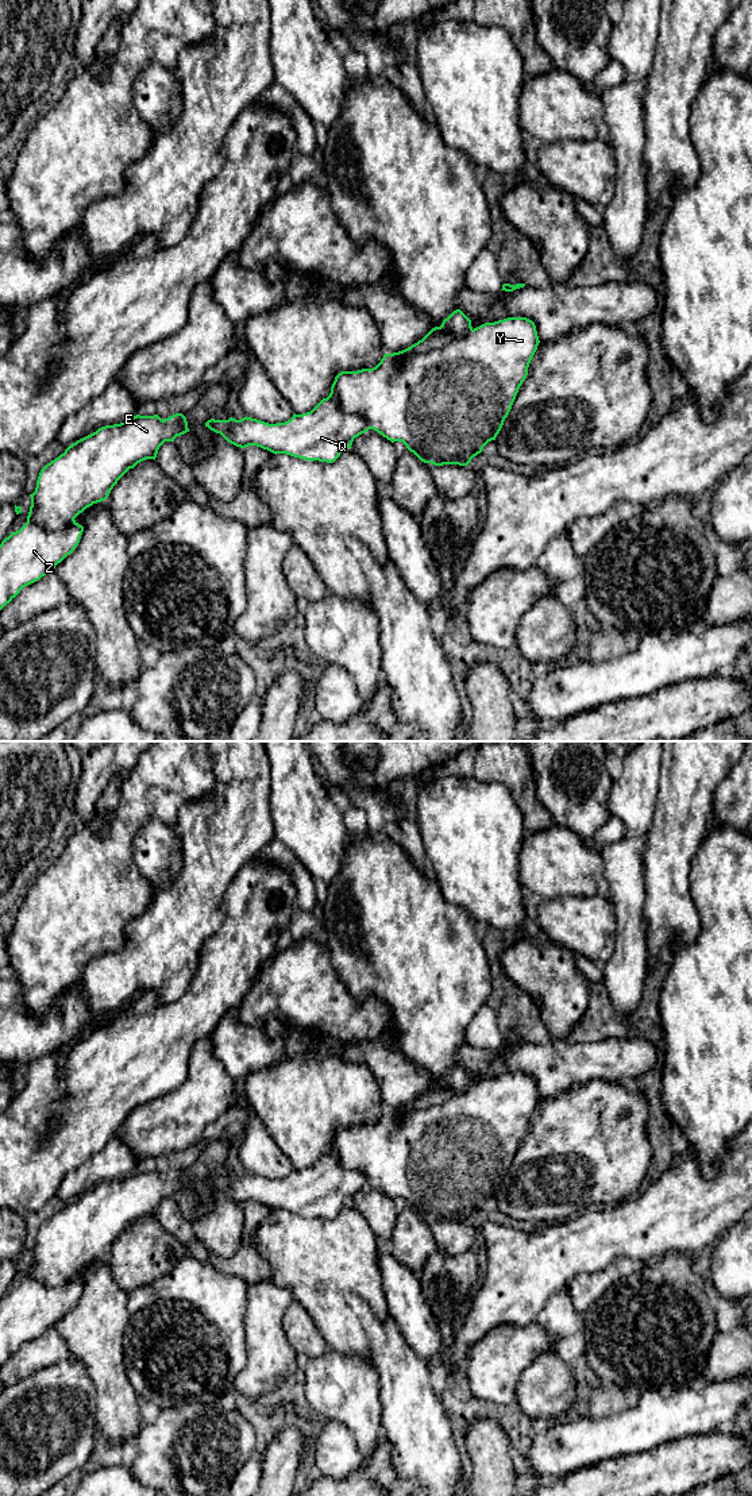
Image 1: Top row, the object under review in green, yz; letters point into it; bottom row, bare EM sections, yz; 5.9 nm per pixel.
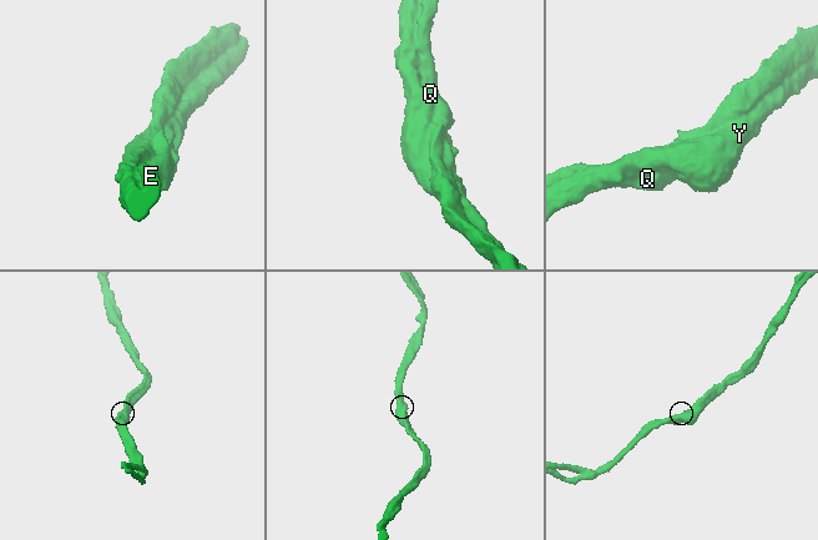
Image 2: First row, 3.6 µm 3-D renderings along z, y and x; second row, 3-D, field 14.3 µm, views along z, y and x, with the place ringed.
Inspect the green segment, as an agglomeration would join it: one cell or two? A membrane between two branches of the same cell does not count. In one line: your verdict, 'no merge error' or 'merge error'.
no merge error

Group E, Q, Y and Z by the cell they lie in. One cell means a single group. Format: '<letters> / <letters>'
E Q Y Z

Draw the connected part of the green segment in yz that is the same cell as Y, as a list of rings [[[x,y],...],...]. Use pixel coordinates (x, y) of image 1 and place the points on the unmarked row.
[[[456,1065],[443,1076],[440,1083],[432,1084],[417,1099],[402,1107],[385,1110],[375,1123],[339,1129],[329,1152],[311,1168],[294,1169],[290,1176],[277,1180],[246,1172],[240,1176],[211,1175],[205,1183],[240,1204],[257,1202],[275,1211],[286,1210],[327,1219],[335,1218],[343,1206],[351,1204],[355,1194],[374,1185],[392,1199],[402,1198],[424,1219],[467,1222],[500,1190],[518,1145],[528,1131],[528,1123],[539,1099],[536,1081],[527,1073],[508,1073],[473,1084],[471,1076]]]

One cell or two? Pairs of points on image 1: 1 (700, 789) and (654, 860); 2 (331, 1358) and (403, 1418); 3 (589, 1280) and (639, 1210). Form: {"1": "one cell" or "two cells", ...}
{"1": "one cell", "2": "one cell", "3": "two cells"}

